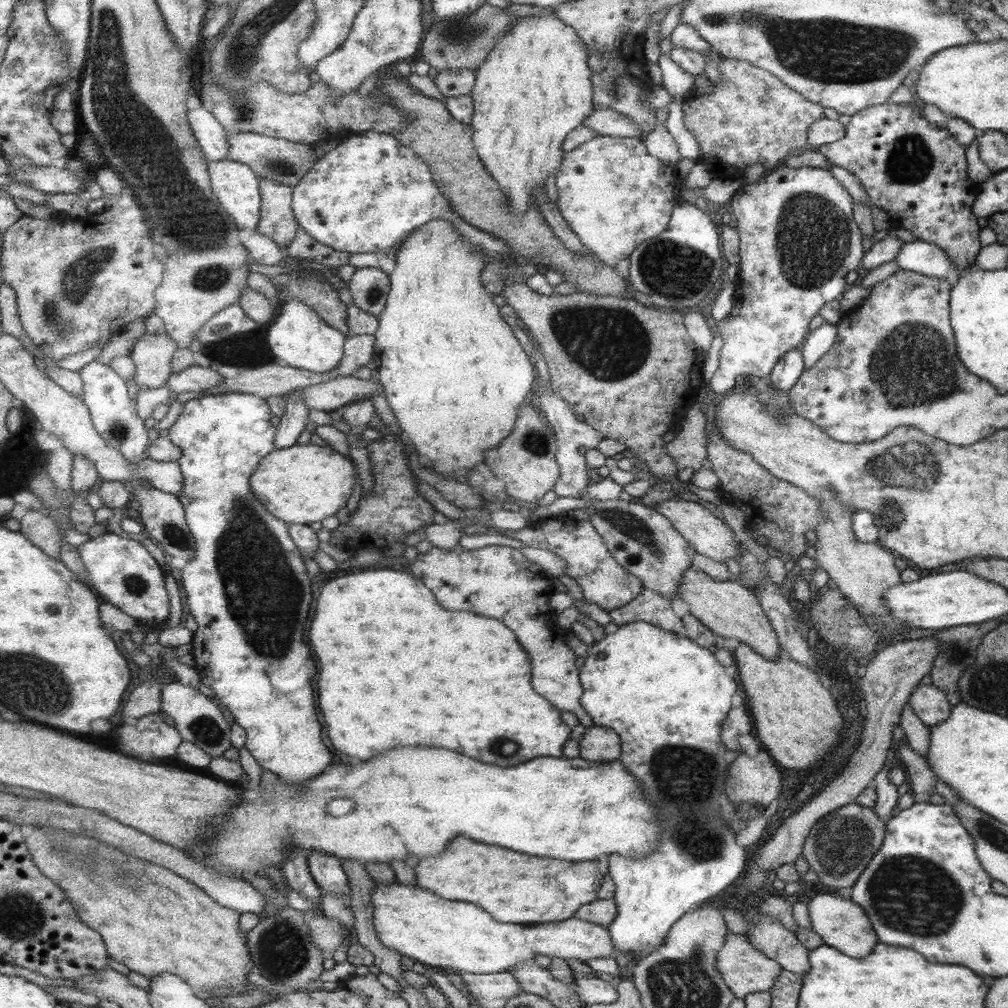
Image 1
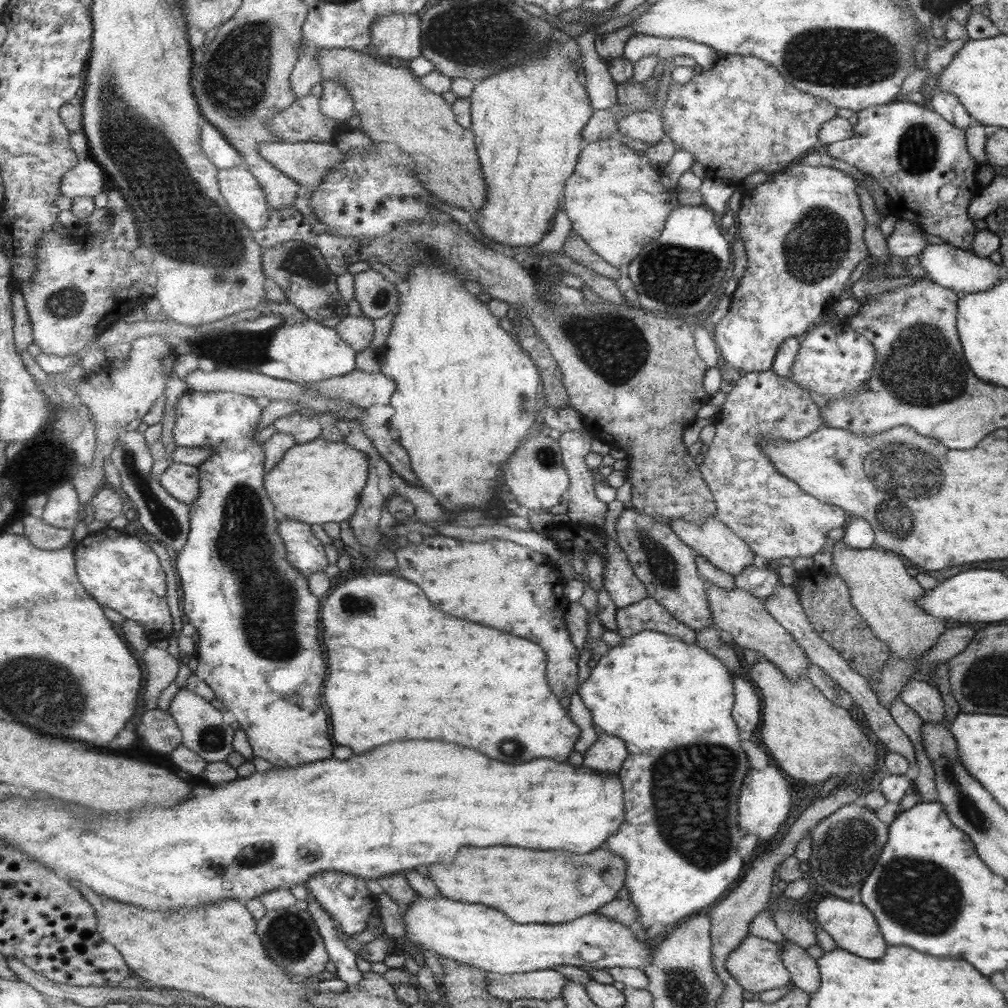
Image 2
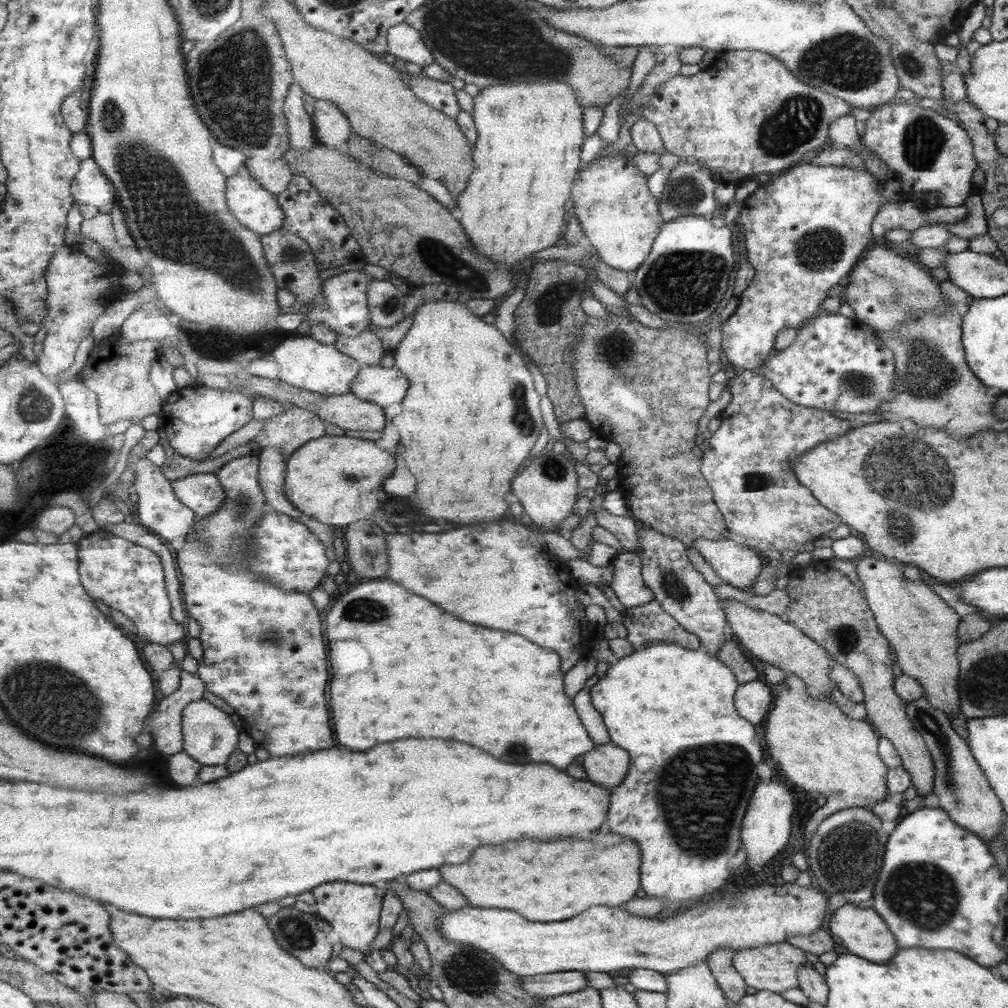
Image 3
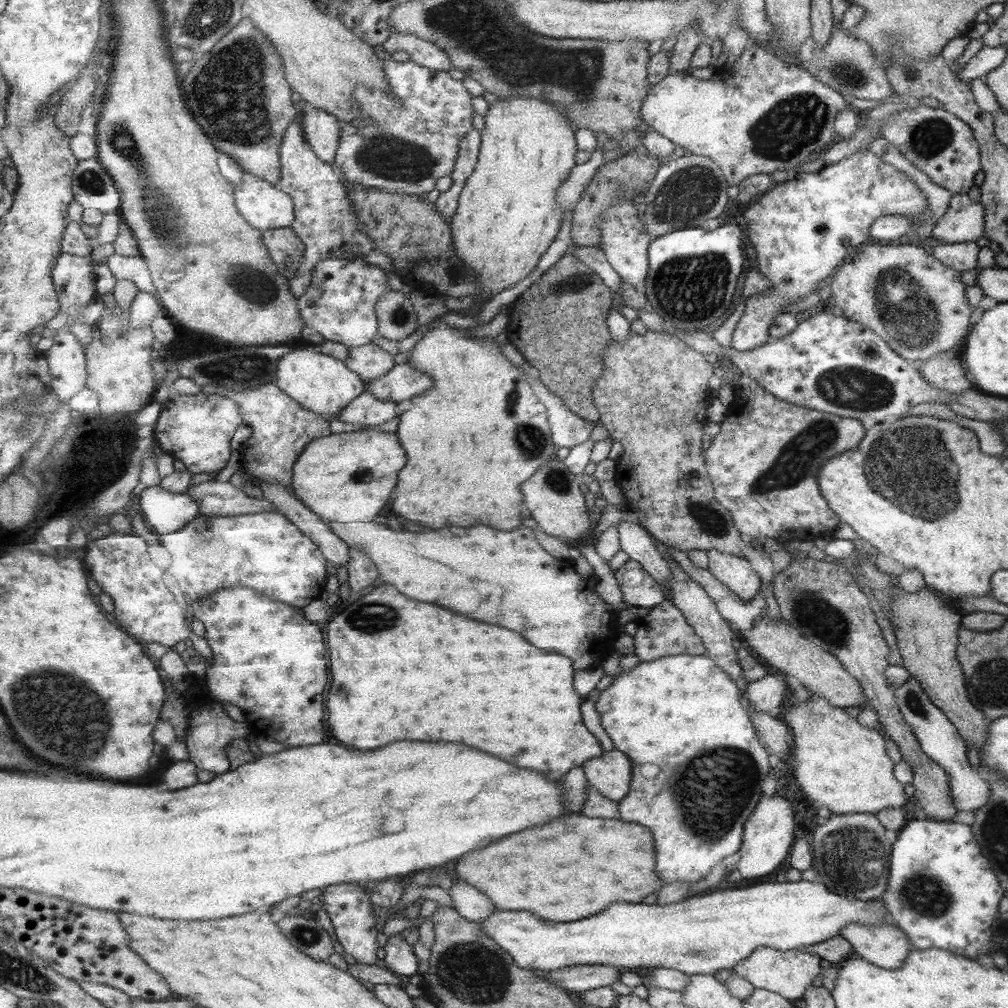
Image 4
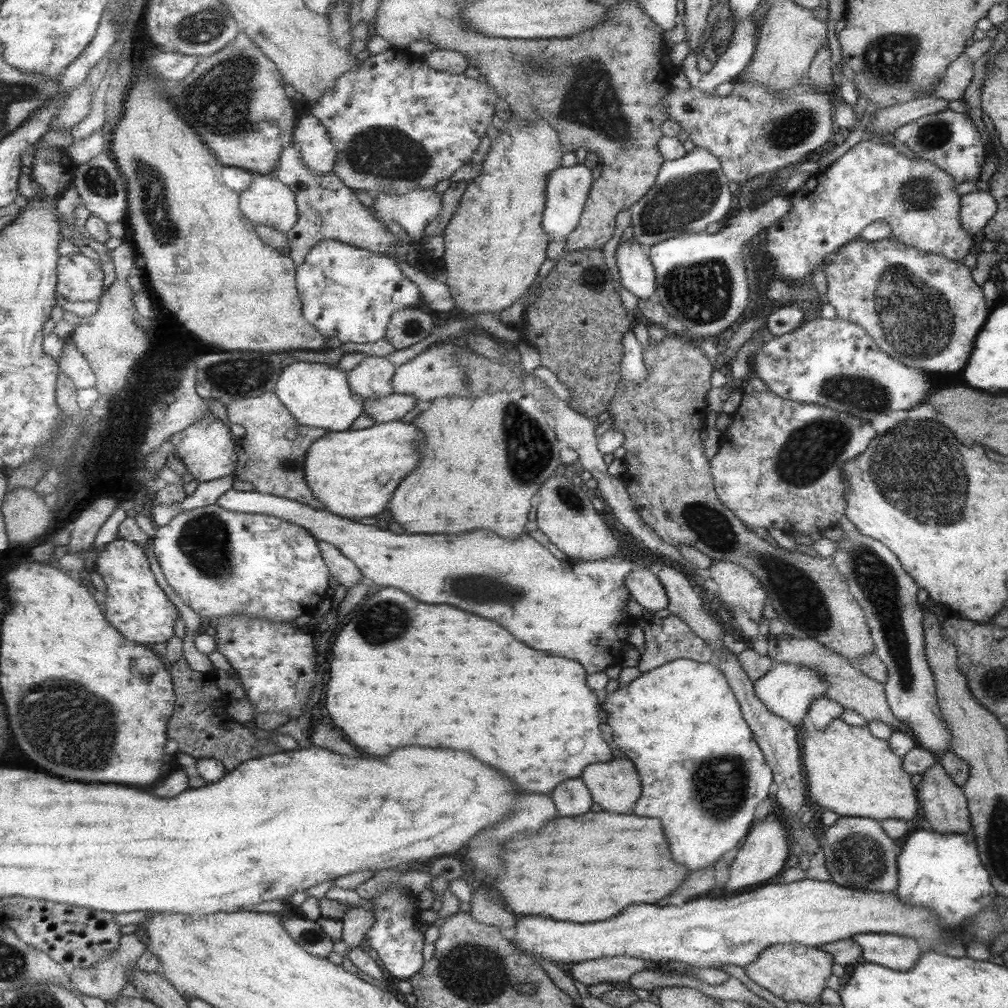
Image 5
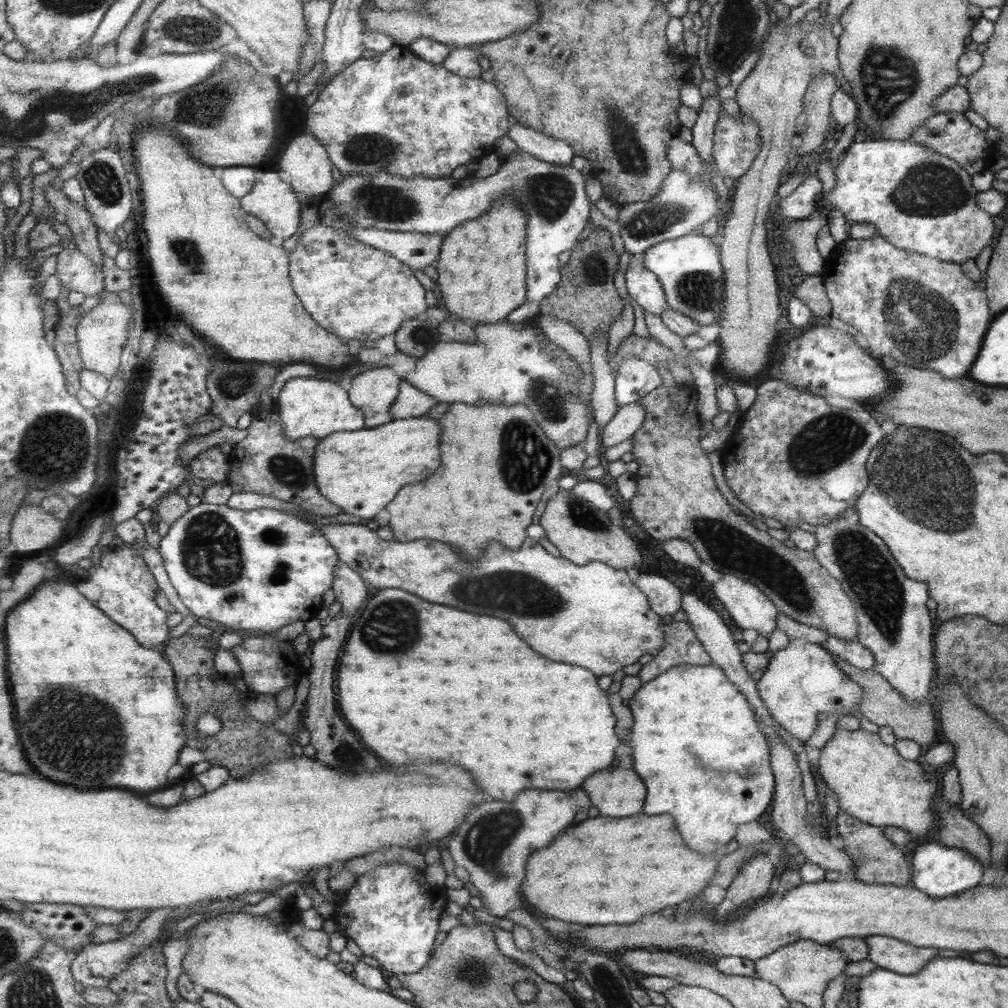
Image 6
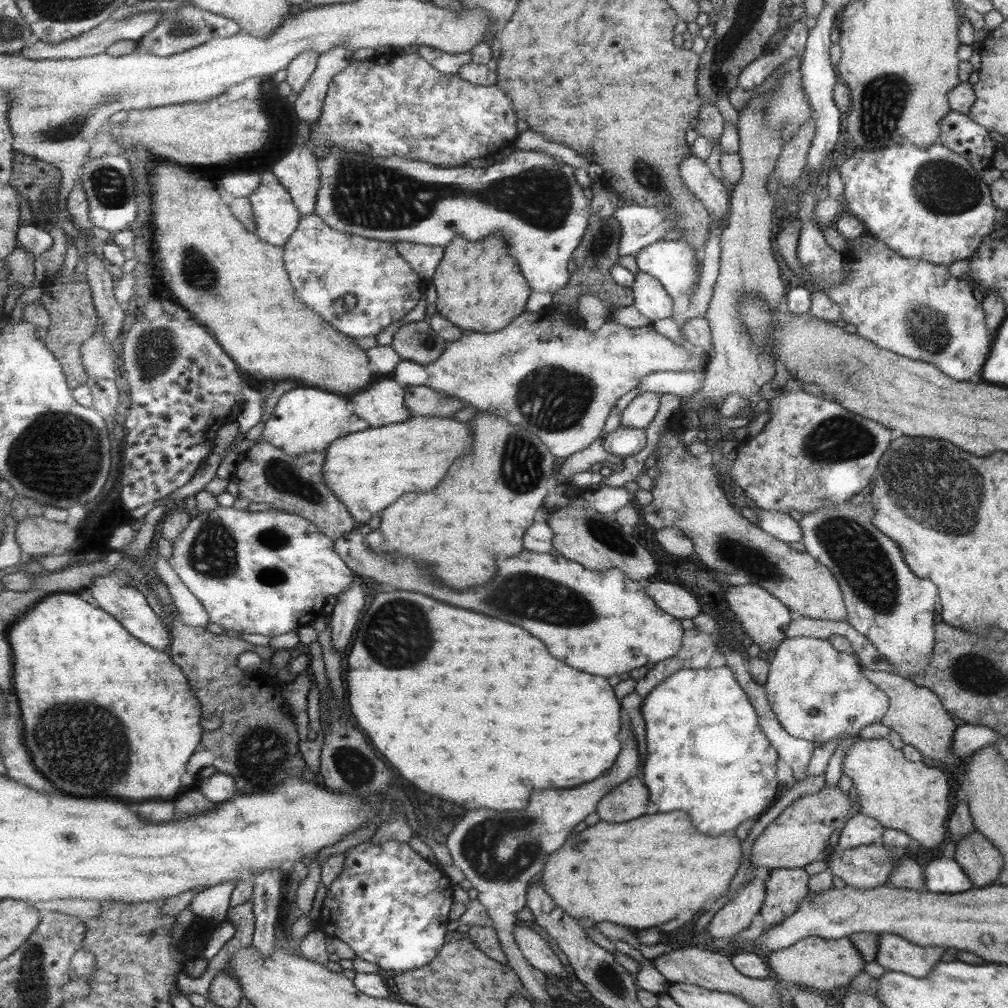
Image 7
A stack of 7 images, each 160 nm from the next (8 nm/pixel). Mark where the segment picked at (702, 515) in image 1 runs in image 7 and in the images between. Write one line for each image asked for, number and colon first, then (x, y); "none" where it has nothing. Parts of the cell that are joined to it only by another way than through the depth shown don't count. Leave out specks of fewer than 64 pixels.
2: (712, 539)
3: (736, 565)
4: (734, 572)
5: (737, 587)
6: (748, 606)
7: (763, 618)

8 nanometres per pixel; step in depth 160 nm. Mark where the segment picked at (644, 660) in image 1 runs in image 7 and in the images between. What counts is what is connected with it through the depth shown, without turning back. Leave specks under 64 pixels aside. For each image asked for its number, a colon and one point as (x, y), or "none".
2: (679, 838)
3: (675, 705)
4: (678, 716)
5: (680, 724)
6: (694, 739)
7: (705, 753)

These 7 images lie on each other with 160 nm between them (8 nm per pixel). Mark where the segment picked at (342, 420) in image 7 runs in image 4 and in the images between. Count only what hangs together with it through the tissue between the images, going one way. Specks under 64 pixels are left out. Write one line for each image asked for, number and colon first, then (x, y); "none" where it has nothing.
4: (321, 383)
5: (318, 395)
6: (310, 407)

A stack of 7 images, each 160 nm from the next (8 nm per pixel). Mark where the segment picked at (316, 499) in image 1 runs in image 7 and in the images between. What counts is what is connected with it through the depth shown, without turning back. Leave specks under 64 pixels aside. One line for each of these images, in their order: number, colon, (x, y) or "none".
2: (321, 481)
3: (337, 480)
4: (348, 477)
5: (343, 468)
6: (362, 471)
7: (368, 470)

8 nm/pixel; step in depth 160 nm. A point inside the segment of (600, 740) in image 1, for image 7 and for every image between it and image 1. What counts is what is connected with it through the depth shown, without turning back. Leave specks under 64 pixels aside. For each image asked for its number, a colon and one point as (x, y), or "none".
2: (607, 753)
3: (606, 764)
4: (610, 773)
5: (614, 786)
6: (614, 791)
7: (628, 799)

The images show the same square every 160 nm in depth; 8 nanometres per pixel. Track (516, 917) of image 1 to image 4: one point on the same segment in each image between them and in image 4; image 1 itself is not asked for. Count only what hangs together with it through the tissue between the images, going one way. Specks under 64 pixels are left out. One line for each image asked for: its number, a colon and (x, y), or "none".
2: (533, 887)
3: (548, 881)
4: (573, 866)

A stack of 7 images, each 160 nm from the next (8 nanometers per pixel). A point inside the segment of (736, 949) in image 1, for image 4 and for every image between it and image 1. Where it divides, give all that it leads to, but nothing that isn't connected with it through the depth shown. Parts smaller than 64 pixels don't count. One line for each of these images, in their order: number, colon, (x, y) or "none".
2: (756, 964)
3: (772, 967)
4: (789, 973)

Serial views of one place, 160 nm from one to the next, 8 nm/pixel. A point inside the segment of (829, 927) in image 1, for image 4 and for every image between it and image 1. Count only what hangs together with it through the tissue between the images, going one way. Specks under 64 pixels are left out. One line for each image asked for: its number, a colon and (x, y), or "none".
2: (853, 928)
3: (862, 933)
4: (884, 944)

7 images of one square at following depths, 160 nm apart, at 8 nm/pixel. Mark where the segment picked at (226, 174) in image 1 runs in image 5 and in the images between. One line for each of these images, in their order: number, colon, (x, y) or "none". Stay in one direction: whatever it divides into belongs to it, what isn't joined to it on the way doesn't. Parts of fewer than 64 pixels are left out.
2: (240, 186)
3: (249, 200)
4: (265, 207)
5: (269, 202)

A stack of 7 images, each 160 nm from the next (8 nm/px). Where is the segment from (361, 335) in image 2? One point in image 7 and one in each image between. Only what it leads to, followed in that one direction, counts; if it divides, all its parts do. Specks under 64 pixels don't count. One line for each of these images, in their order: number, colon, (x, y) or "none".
3: (368, 349)
4: (371, 362)
5: (373, 378)
6: (374, 391)
7: (382, 403)

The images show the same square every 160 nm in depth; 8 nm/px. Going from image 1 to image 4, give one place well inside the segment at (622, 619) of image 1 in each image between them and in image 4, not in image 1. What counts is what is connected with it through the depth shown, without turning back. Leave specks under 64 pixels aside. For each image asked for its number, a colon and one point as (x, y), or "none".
2: (647, 614)
3: (649, 622)
4: (663, 630)

